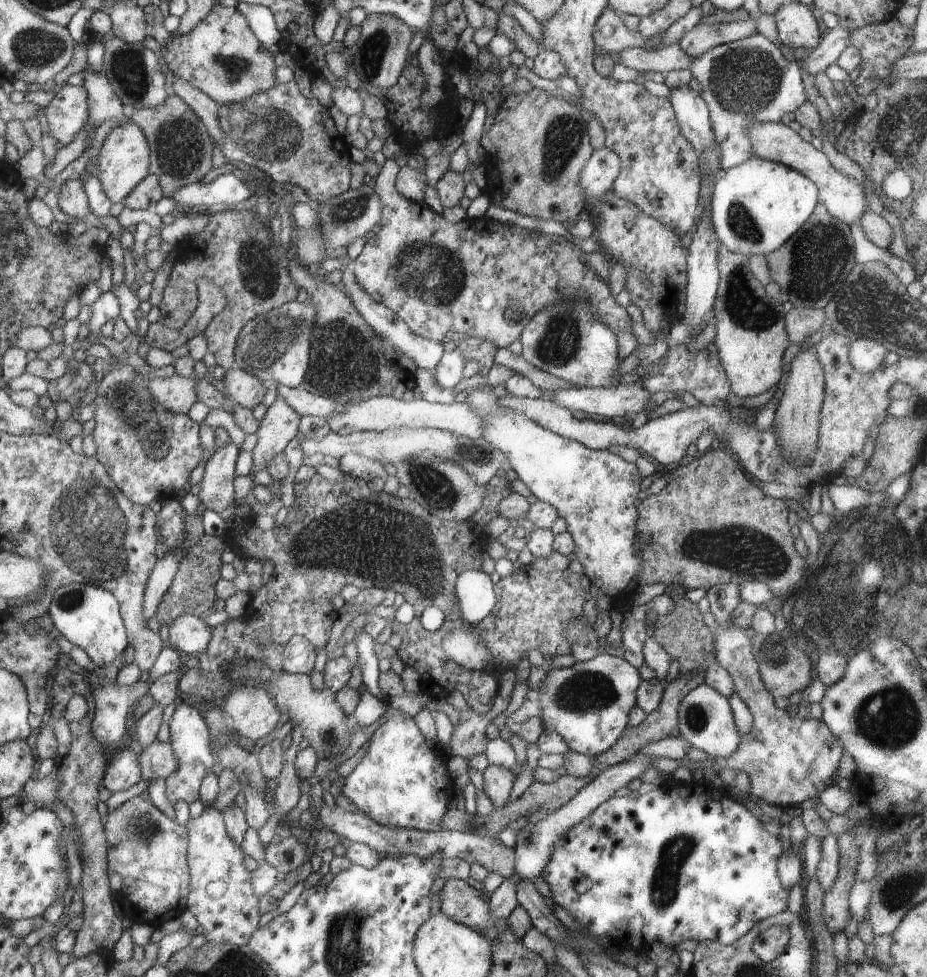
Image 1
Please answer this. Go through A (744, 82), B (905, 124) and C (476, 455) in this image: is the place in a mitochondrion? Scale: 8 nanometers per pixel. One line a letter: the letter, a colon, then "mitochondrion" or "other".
A: mitochondrion
B: mitochondrion
C: mitochondrion

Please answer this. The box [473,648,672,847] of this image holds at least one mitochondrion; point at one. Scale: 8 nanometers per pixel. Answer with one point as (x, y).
(584, 692)

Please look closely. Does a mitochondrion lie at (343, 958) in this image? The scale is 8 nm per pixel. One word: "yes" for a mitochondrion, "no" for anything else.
yes

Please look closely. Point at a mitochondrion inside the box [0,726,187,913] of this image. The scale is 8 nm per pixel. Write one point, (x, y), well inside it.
(141, 828)

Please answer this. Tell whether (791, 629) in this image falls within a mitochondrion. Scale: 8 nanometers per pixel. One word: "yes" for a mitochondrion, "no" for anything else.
yes

